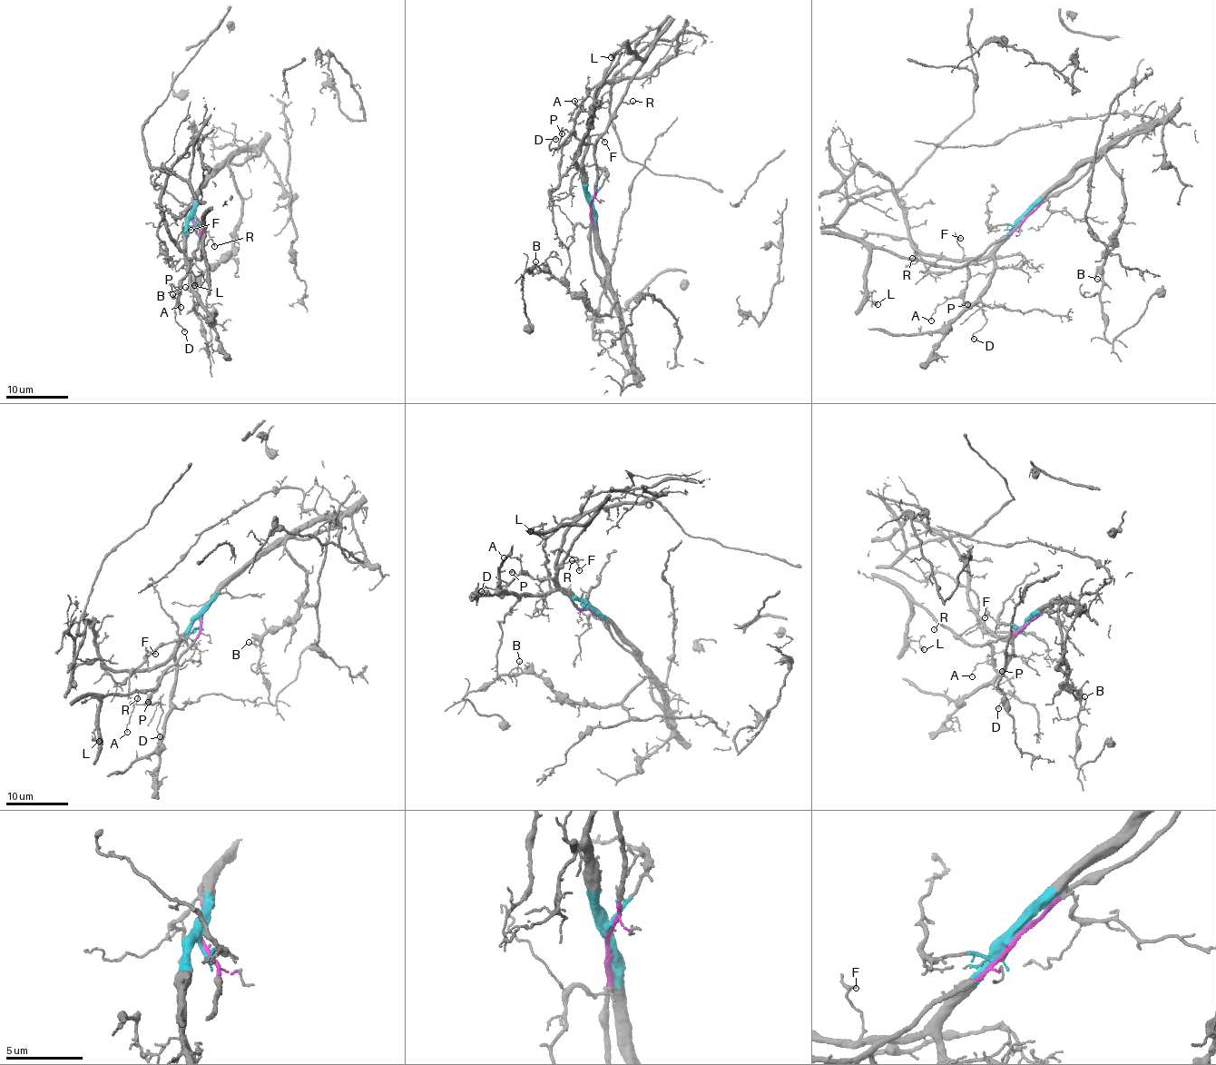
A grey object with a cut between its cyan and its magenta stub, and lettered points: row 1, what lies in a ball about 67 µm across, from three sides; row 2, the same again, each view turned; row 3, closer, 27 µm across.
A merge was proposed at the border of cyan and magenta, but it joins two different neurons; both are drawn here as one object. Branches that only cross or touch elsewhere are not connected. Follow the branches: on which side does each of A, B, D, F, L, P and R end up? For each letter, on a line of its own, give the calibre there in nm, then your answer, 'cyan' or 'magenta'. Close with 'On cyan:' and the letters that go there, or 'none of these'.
A: 80 nm | magenta
B: 110 nm | cyan
D: 120 nm | magenta
F: 130 nm | cyan
L: 340 nm | magenta
P: 130 nm | magenta
R: 80 nm | magenta
On cyan: B, F

